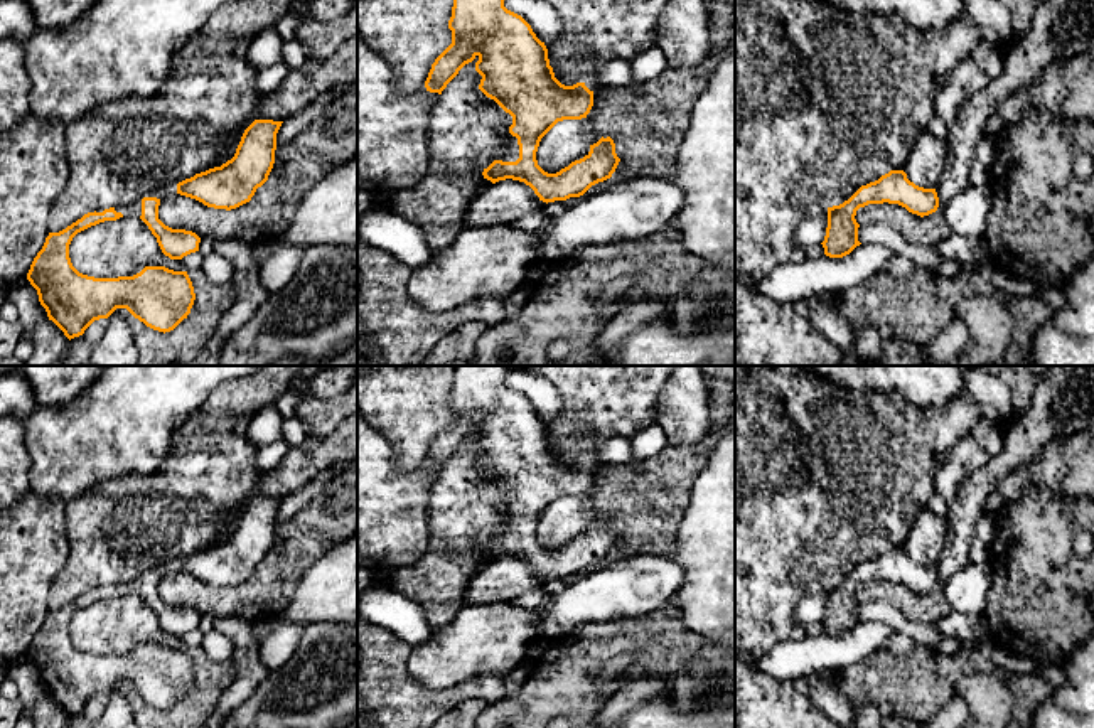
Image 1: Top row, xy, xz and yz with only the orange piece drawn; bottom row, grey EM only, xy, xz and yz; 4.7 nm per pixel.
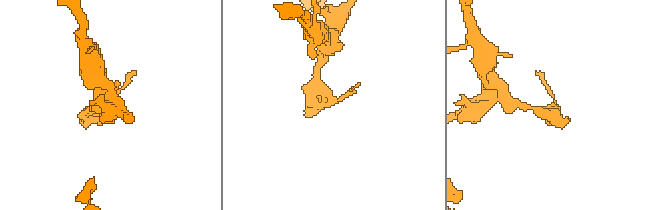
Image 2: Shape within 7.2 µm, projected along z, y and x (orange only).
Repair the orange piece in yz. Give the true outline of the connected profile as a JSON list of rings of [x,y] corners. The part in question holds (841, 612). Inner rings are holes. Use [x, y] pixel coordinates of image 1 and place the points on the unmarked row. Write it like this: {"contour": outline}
{"contour": [[[890,548],[878,558],[861,563],[843,581],[828,585],[828,605],[821,620],[824,632],[829,635],[843,635],[860,624],[860,602],[855,597],[856,588],[868,581],[883,580],[898,581],[920,595],[936,590],[939,585],[936,566],[915,563],[907,556],[904,548]]]}

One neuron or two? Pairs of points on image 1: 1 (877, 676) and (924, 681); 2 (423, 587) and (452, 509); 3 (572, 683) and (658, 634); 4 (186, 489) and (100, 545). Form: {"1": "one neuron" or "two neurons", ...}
{"1": "one neuron", "2": "one neuron", "3": "one neuron", "4": "one neuron"}

